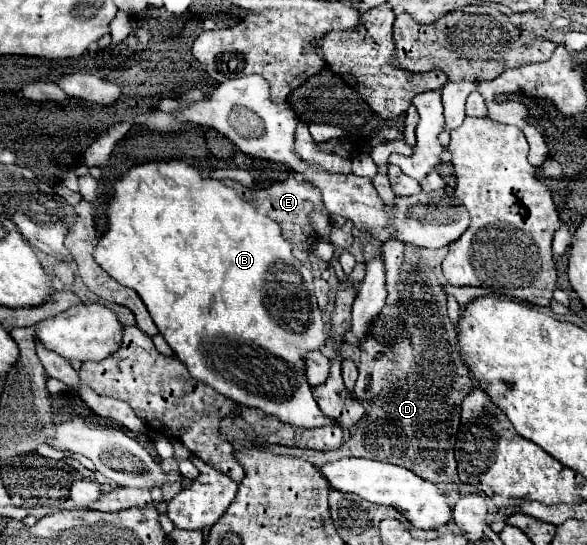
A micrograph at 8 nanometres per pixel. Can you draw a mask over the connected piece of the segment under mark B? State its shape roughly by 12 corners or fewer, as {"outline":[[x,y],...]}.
{"outline":[[181,160],[115,182],[93,256],[191,378],[321,414],[313,274]]}

